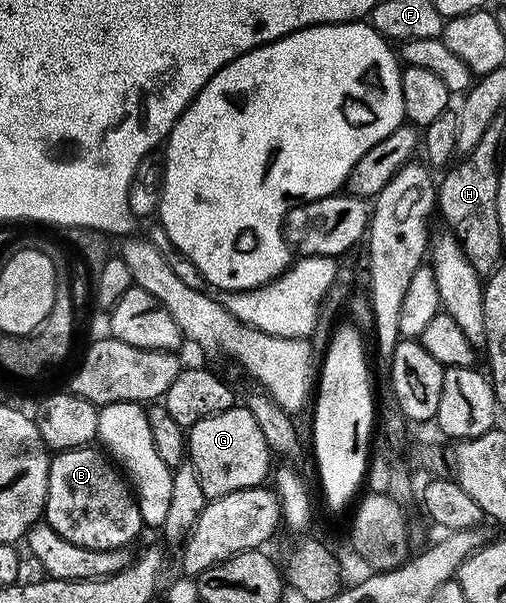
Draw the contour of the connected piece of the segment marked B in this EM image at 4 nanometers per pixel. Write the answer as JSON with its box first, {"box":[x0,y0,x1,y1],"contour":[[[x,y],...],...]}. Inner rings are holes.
{"box":[46,446,145,550],"contour":[[[95,446],[54,453],[50,462],[46,523],[51,524],[57,534],[82,548],[113,550],[131,546],[145,525],[124,473]]]}

